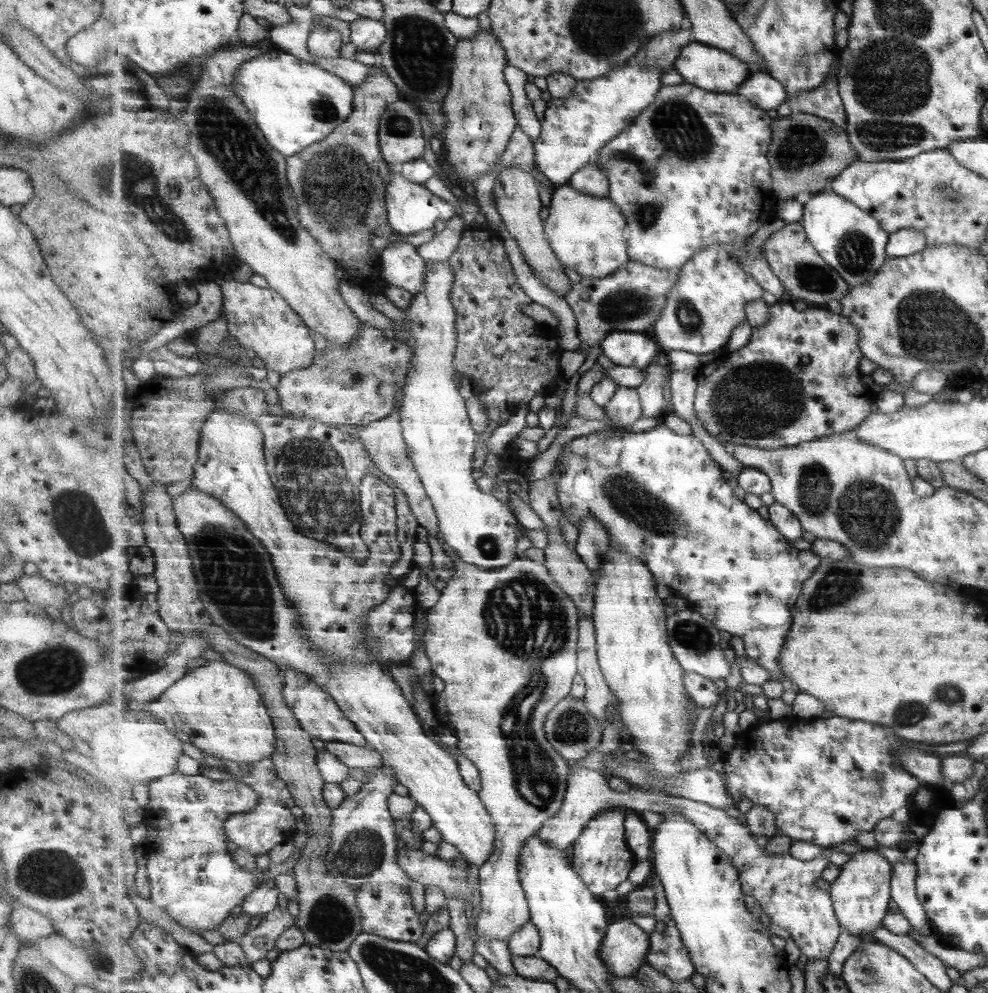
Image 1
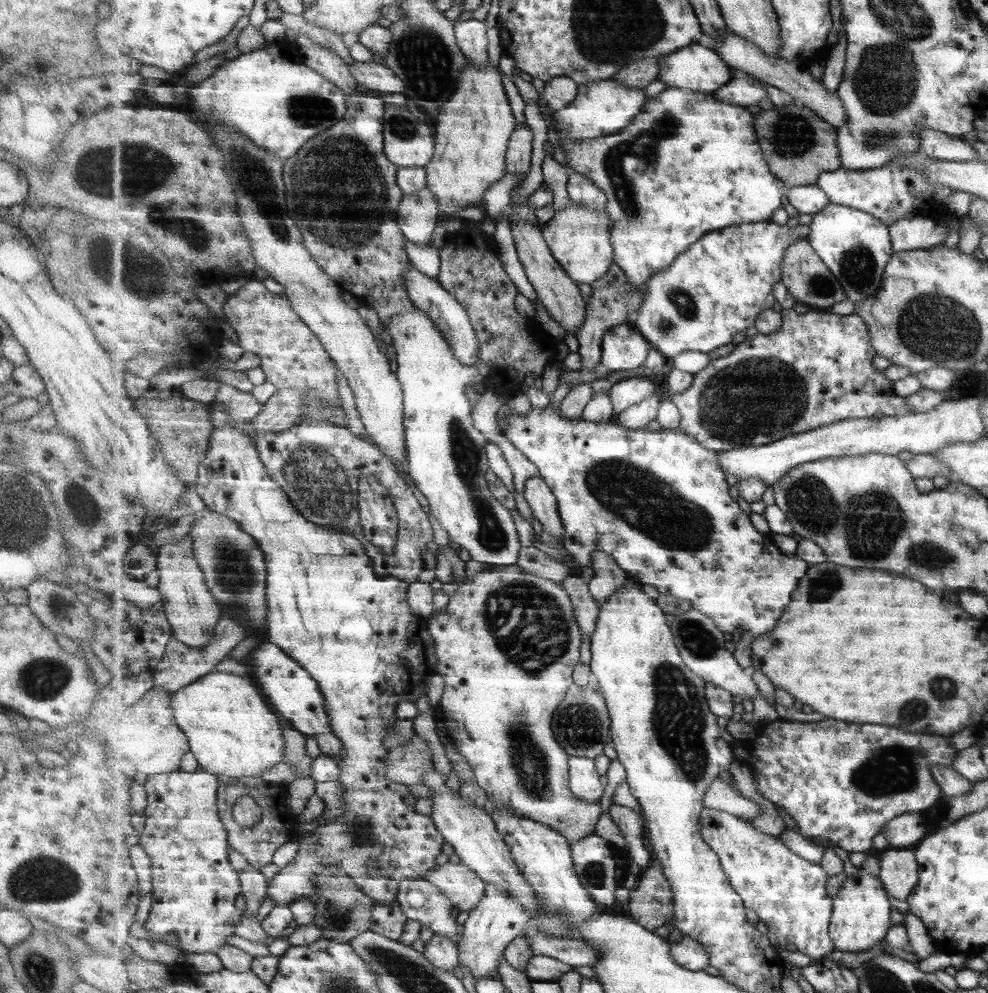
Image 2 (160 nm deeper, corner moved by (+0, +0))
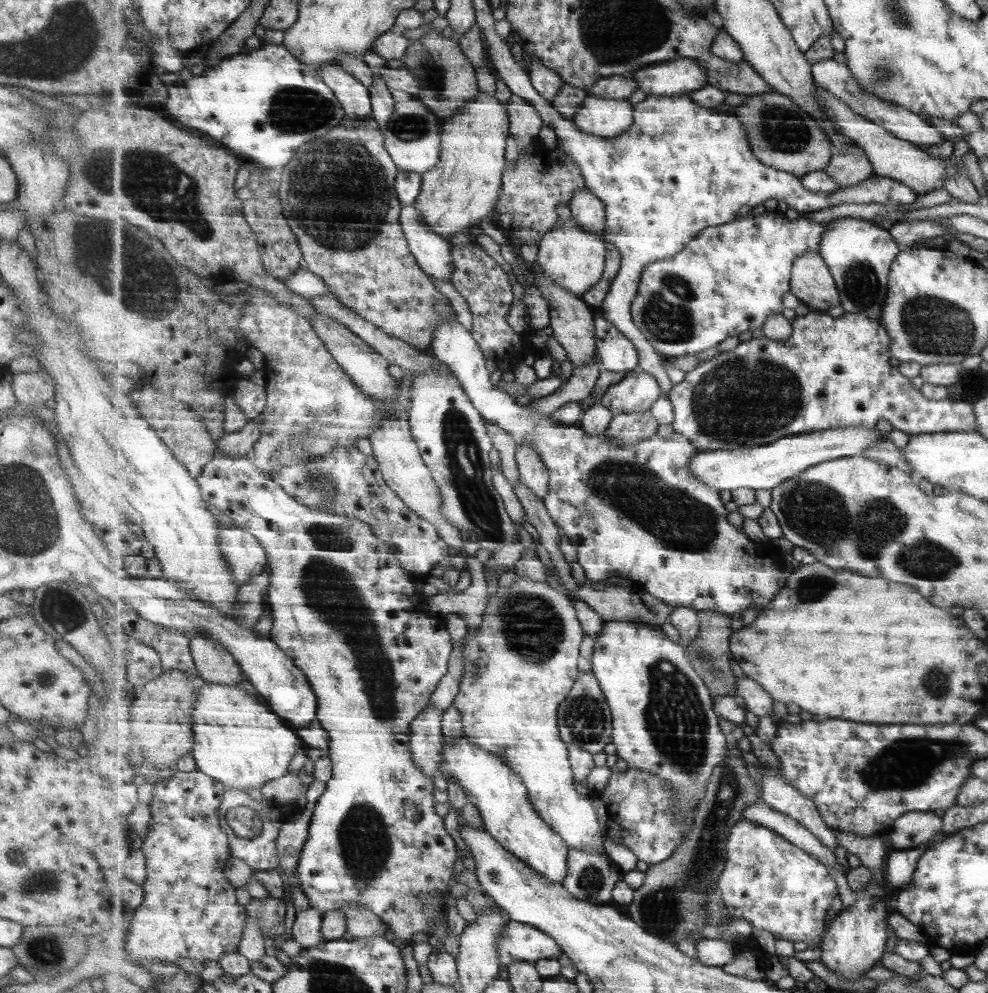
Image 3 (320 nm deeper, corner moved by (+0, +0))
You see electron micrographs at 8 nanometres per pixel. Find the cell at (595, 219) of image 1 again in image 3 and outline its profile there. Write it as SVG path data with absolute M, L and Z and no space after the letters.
M574 218L566 222L560 220L559 225L545 235L538 250L538 263L544 273L574 296L583 297L604 277L608 257L607 242L581 229Z

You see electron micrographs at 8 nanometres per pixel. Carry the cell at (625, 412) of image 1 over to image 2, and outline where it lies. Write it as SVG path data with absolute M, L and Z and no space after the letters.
M641 376L616 382L609 390L617 414L651 398L654 392L657 392L657 386Z

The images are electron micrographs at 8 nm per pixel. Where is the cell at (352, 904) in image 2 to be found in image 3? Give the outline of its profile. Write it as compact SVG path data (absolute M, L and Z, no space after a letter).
M362 905L344 906L342 910L347 917L347 934L353 938L373 936L385 936L388 927L375 913Z

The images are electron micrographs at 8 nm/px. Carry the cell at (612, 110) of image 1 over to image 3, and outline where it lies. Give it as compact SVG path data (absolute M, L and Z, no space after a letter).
M589 94L577 111L574 123L585 134L611 139L631 128L636 110L627 99L609 100Z

